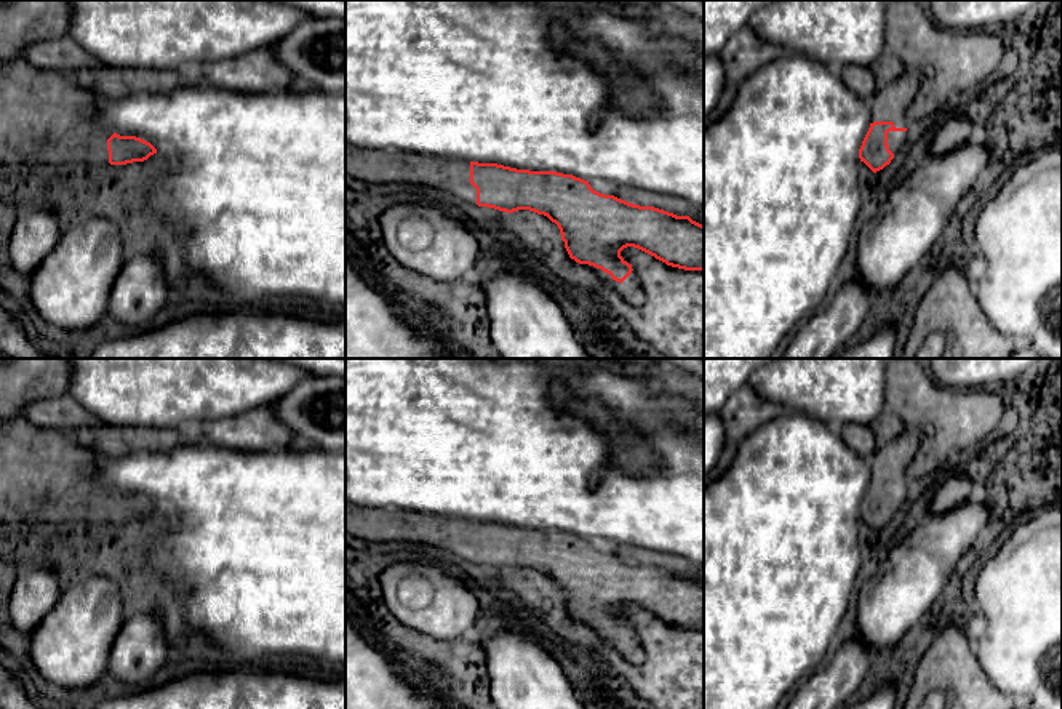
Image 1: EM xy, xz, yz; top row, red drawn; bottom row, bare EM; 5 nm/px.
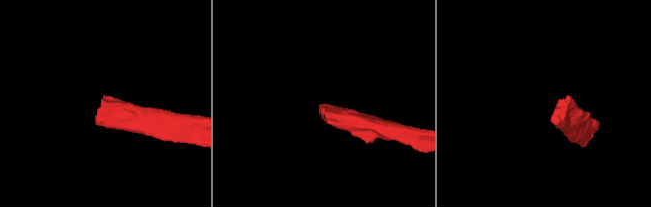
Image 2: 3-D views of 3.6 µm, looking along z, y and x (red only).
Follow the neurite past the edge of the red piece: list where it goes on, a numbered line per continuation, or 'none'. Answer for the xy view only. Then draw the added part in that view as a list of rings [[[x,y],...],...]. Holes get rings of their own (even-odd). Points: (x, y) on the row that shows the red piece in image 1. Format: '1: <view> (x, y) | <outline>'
1: xy (45, 116) | [[[24,59],[0,61],[0,165],[107,165],[110,134],[98,126],[99,101],[70,74],[34,67]]]

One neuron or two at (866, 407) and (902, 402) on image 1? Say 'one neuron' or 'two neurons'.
two neurons

